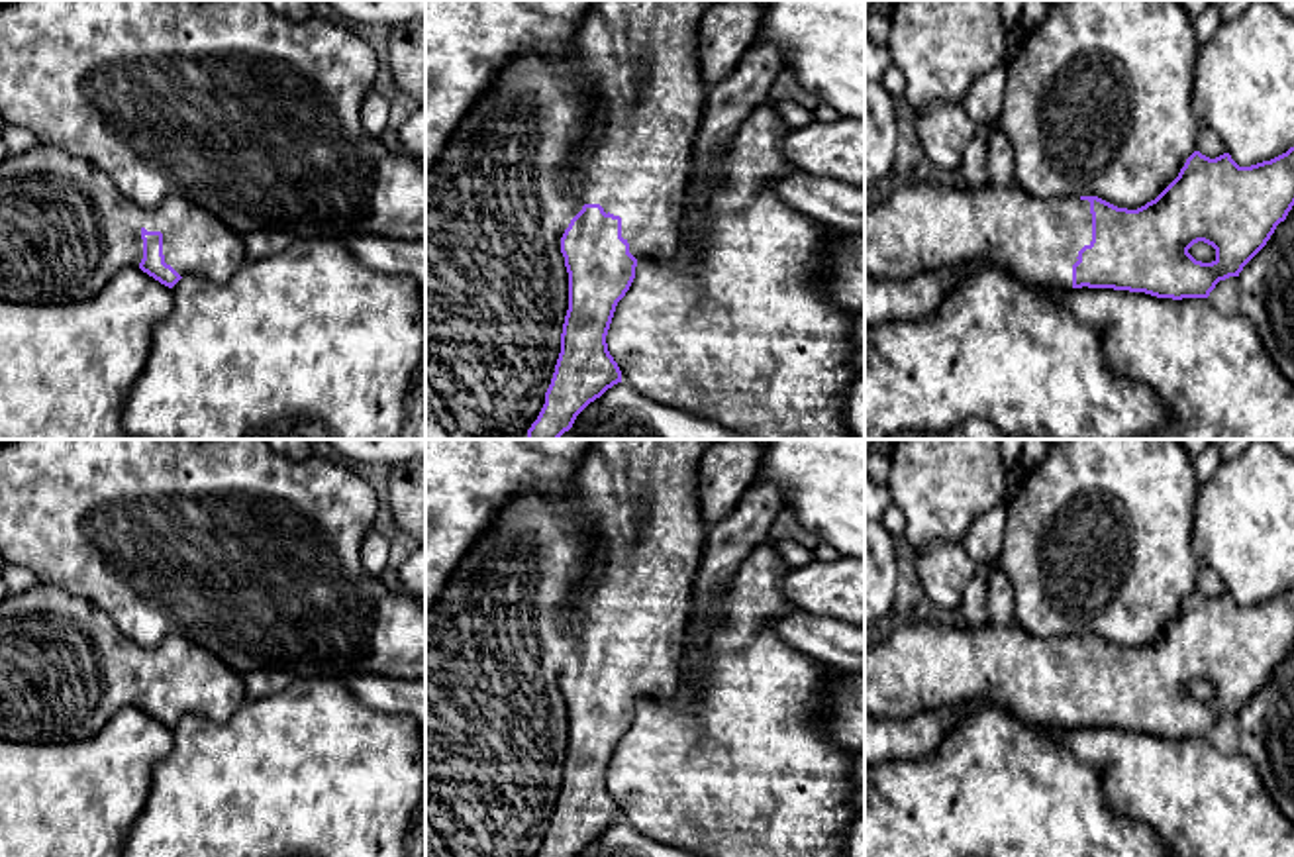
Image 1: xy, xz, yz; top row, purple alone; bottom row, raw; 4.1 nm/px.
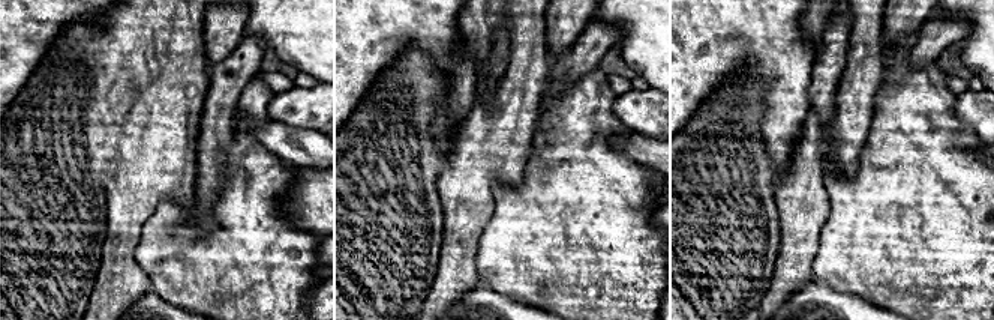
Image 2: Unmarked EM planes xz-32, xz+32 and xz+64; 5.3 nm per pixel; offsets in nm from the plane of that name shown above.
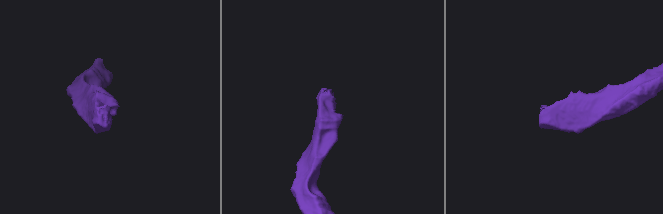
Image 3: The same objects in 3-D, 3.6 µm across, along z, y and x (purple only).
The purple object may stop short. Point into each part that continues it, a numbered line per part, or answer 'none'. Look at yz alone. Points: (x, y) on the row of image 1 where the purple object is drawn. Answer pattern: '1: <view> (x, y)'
1: yz (920, 228)

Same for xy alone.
1: xy (65, 228)

